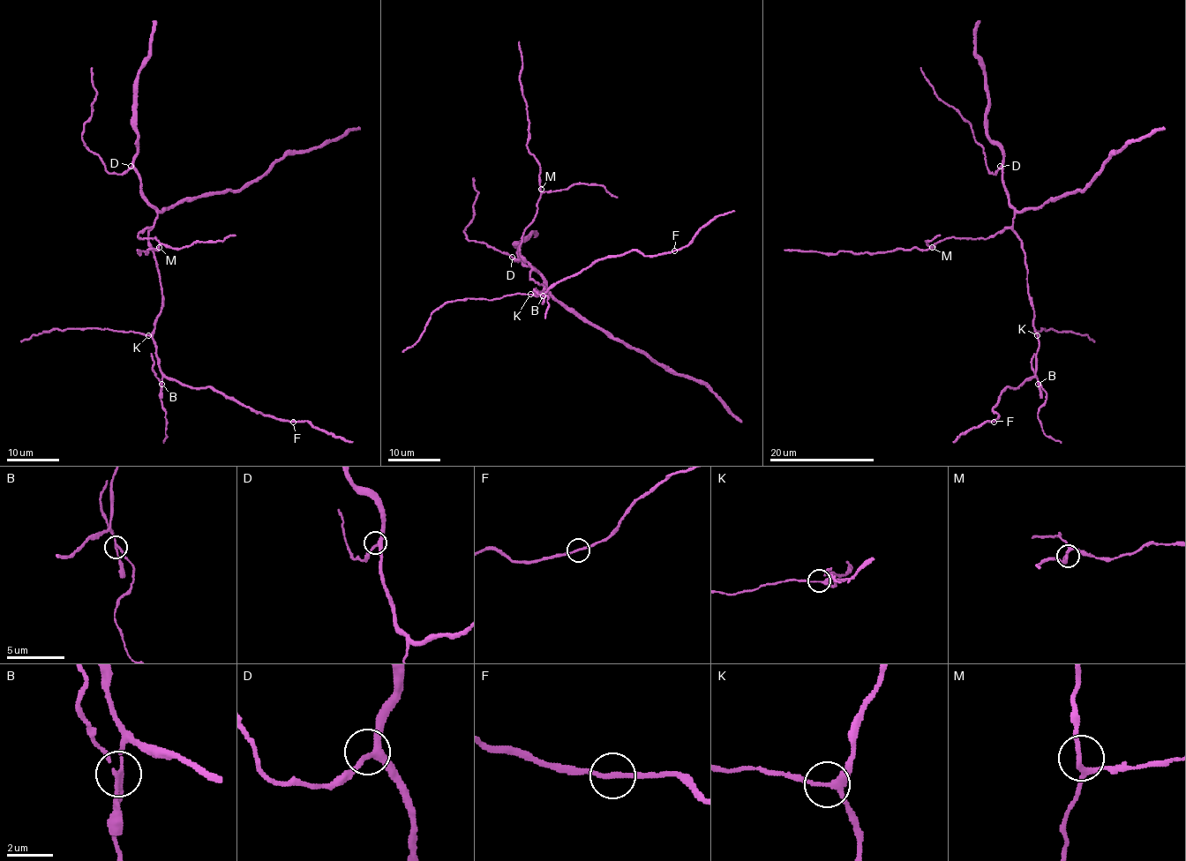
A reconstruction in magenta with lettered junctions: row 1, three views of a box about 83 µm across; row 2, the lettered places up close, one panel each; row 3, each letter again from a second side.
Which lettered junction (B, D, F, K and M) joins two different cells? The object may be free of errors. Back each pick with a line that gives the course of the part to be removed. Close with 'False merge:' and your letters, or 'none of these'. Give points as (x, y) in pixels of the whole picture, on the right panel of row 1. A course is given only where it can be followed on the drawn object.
B: Course of the part to remove: (1038, 384), (1032, 360), (1034, 354)
False merge: B

